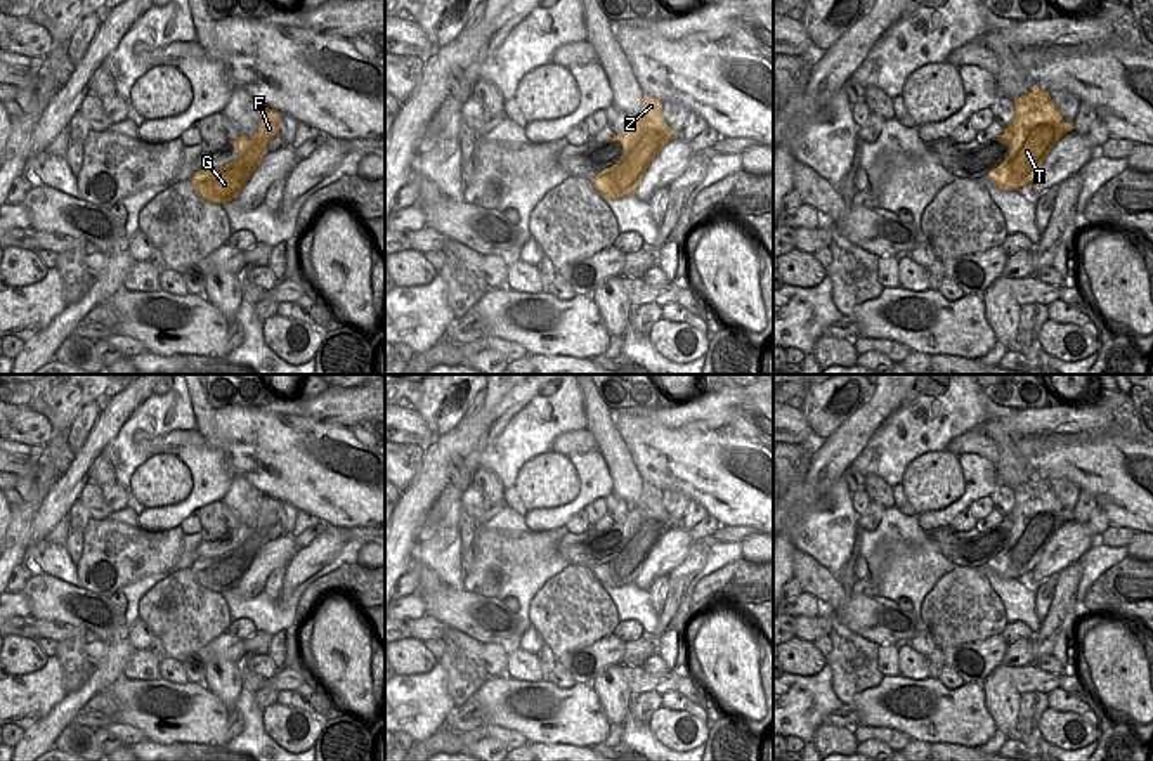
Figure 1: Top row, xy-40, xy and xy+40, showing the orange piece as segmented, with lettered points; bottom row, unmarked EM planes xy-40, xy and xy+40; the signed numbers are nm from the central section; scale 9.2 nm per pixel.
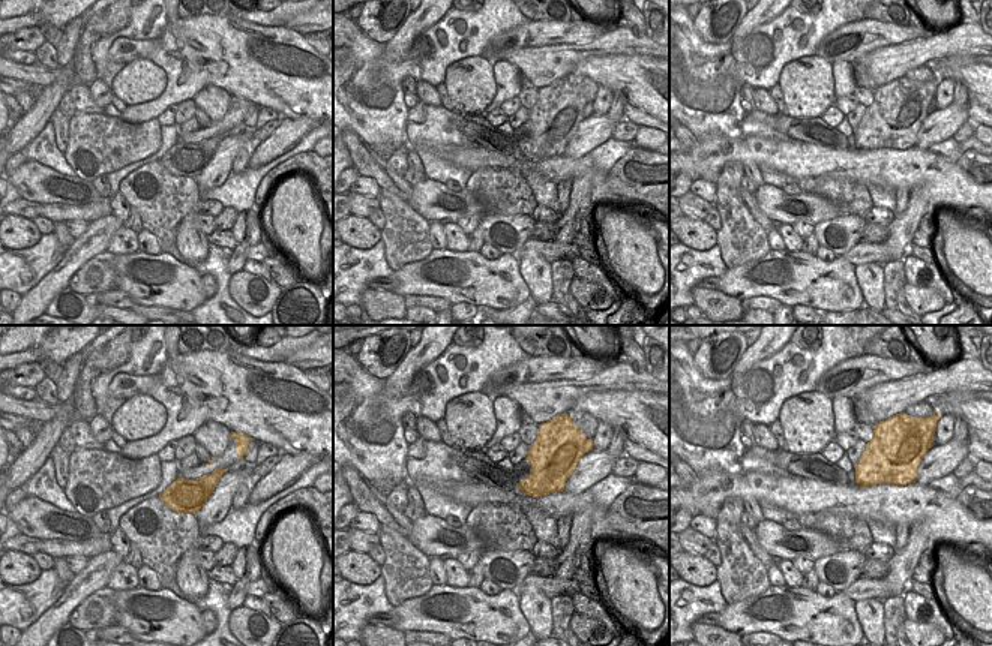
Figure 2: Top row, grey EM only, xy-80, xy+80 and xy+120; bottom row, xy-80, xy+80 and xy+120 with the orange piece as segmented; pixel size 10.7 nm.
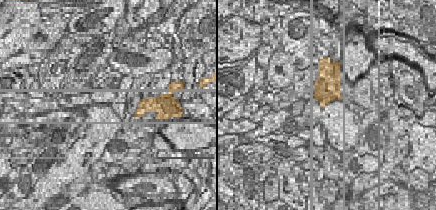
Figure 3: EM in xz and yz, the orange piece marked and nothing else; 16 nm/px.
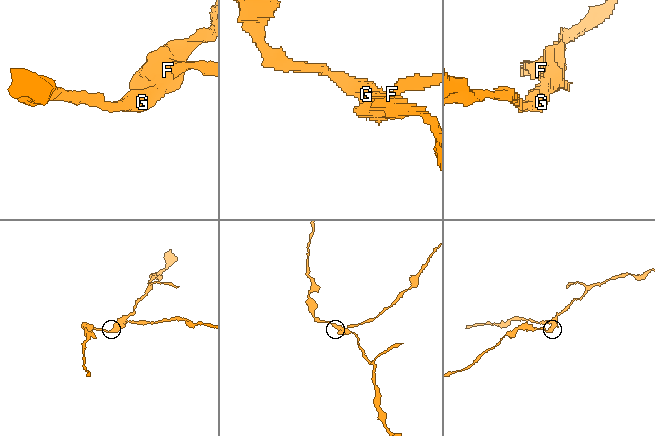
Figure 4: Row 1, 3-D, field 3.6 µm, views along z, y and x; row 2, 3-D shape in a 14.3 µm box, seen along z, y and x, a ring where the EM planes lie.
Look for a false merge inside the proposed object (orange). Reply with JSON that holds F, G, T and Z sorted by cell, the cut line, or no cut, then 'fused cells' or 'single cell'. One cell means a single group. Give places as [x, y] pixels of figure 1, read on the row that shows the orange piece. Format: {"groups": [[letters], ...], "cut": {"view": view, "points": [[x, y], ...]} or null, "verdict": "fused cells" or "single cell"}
{"groups": [["F"], ["G", "T", "Z"]], "cut": {"view": "xy-40", "points": [[250, 137], [269, 139]]}, "verdict": "fused cells"}

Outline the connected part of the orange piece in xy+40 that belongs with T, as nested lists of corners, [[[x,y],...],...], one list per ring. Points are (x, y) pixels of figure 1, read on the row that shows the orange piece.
[[[1032,88],[1026,95],[1014,99],[1014,118],[995,139],[1009,146],[1009,156],[987,179],[1000,191],[1019,191],[1040,173],[1044,159],[1054,144],[1068,132],[1073,123],[1066,123],[1046,88]]]

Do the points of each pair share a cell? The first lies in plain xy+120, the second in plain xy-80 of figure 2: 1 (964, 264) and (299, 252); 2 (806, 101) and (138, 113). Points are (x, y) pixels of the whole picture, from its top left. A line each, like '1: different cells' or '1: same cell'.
1: same cell
2: different cells

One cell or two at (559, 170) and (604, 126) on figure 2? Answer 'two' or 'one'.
two

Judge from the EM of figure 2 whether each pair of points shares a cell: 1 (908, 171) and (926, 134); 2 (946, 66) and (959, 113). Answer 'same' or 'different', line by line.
1: different
2: different

